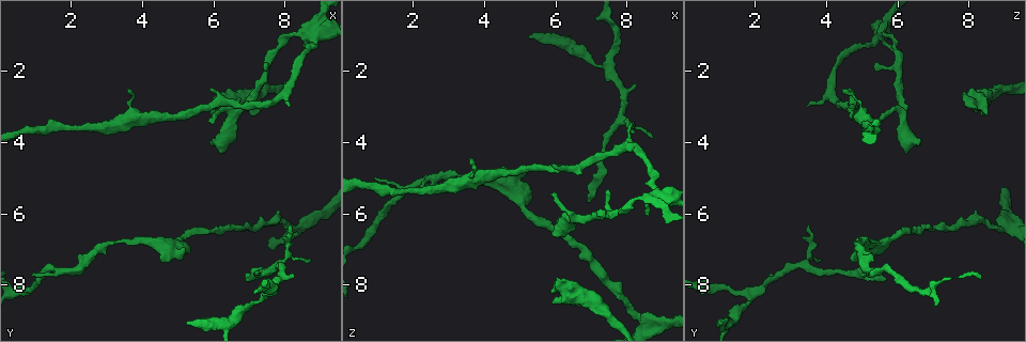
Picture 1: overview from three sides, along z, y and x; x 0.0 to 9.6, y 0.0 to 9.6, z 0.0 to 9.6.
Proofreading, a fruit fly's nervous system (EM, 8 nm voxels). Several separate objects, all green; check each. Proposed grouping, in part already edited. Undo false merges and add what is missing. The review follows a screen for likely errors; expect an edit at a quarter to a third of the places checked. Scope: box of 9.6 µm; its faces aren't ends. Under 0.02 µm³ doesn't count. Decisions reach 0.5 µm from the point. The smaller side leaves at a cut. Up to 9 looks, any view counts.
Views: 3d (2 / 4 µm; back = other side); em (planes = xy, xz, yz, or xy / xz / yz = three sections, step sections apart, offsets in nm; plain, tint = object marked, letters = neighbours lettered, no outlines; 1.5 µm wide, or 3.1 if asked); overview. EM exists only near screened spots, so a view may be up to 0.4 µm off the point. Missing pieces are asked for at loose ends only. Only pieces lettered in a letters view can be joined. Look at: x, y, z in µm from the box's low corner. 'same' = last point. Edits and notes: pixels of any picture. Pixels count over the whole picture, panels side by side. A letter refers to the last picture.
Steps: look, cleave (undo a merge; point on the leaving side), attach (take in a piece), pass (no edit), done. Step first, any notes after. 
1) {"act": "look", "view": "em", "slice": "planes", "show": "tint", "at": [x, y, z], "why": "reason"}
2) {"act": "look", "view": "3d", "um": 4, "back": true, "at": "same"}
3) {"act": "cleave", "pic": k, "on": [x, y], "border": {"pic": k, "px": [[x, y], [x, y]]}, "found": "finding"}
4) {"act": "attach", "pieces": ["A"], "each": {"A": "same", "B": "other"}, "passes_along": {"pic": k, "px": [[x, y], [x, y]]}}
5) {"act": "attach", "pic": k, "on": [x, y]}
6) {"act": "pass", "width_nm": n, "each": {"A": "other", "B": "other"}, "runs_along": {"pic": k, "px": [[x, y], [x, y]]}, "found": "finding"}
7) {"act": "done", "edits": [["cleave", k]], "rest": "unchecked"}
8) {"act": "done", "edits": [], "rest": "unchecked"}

{"act": "look", "view": "em", "slice": "xz", "step": 4, "show": "tint", "at": [6.55, 9.00, 1.35], "why": "calibre changes"}

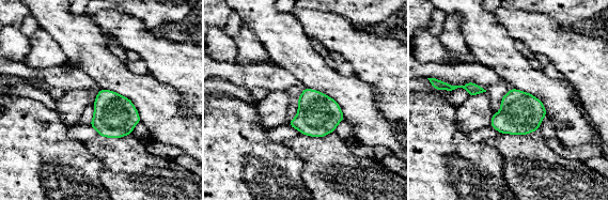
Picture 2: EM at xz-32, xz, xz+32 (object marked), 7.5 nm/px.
{"act": "look", "view": "em", "slice": "planes", "show": "tint", "at": "same"}

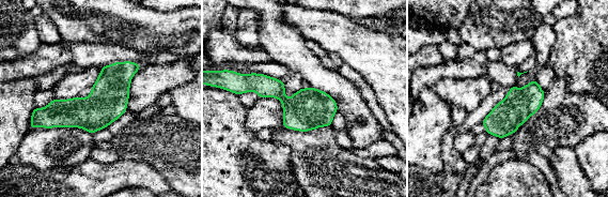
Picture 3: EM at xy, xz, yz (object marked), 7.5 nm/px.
{"act": "look", "view": "em", "slice": "planes", "show": "letters", "at": "same"}

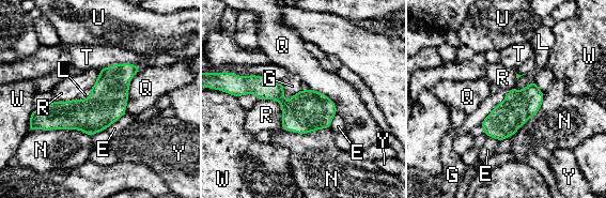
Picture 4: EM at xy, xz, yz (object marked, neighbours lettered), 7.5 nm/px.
{"act": "pass", "each": {"E": "other", "G": "other", "L": "other", "N": "other", "Q": "other", "R": "other", "T": "other", "U": "other", "W": "other", "Y": "other"}, "runs_along": {"pic": 4, "px": [[135, 67], [86, 115], [35, 119]]}, "found": "one cell here"}

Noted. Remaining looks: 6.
{"act": "look", "view": "em", "slice": "xz", "step": 8, "show": "tint", "at": [5.95, 3.05, 8.15]}

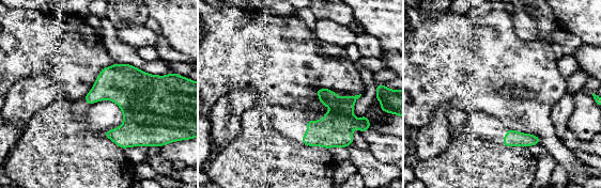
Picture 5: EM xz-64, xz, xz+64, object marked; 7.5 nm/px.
{"act": "look", "view": "em", "slice": "planes", "show": "tint", "at": "same"}

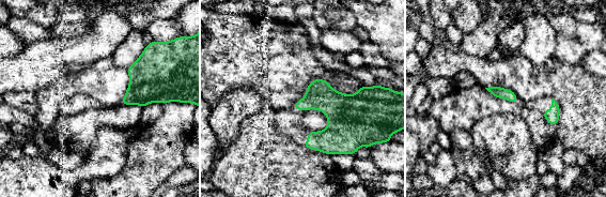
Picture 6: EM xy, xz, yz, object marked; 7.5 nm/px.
{"act": "look", "view": "em", "slice": "planes", "show": "letters", "at": "same", "why": "what lies round it"}

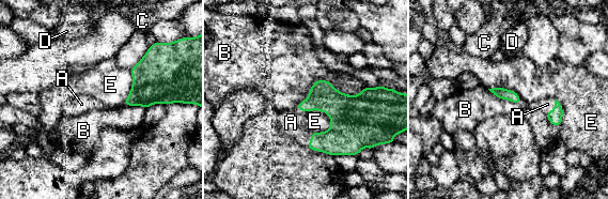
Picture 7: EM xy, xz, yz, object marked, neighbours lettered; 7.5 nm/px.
{"act": "attach", "pieces": ["A"], "each": {"A": "same", "B": "other", "C": "other", "D": "other", "E": "other"}, "found": "the cell continues"}

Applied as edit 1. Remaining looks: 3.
{"act": "look", "view": "em", "slice": "xz", "step": 8, "show": "letters", "at": [5.95, 4.00, 6.65], "why": "an open end"}

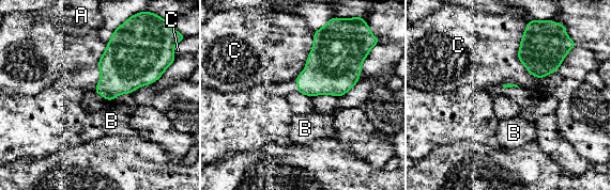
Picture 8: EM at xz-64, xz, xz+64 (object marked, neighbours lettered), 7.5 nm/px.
{"act": "pass", "each": {"A": "other", "B": "other", "C": "other"}, "found": "none of them fits"}

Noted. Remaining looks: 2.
{"act": "look", "view": "3d", "um": 2, "at": [8.95, 1.05, 5.45], "why": "arms part here"}

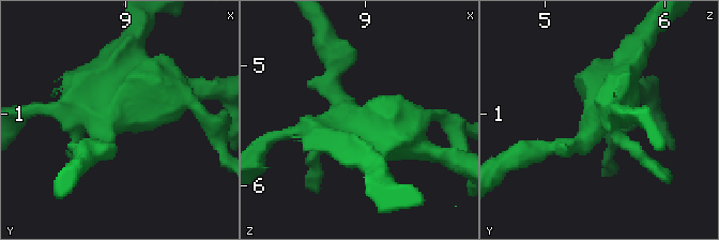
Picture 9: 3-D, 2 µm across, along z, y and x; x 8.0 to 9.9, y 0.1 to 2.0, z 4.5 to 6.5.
{"act": "look", "view": "em", "slice": "planes", "show": "letters", "at": [8.92, 0.98, 5.50], "why": "now the EM"}

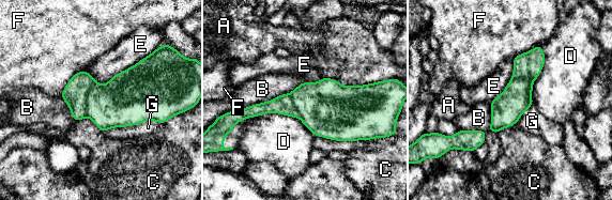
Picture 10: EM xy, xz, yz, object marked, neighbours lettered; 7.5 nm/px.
{"act": "cleave", "pic": 10, "on": [75, 94], "longest_contact_nm": ["E", 650], "each": {"A": "other", "B": "other", "C": "other", "D": "other", "E": "other", "F": "other", "G": "other"}, "found": "two cells meet here"}

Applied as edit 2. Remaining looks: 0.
{"act": "done", "edits": [["attach", 7], ["cleave", 10]], "rest": "unchecked"}

